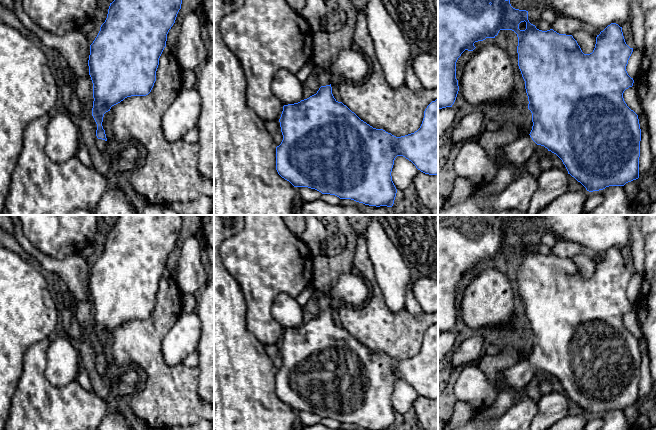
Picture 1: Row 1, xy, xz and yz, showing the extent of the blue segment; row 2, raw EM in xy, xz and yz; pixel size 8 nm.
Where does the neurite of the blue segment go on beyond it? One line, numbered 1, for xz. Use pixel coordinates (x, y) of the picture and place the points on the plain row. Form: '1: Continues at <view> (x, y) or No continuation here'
1: Continues at xz (351, 289)

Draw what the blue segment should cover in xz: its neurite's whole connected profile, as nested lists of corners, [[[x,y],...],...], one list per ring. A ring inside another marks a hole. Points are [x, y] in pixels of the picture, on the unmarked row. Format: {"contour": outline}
{"contour": [[[358,272],[342,274],[332,288],[321,294],[318,299],[321,311],[316,318],[298,327],[283,330],[279,343],[283,364],[276,371],[276,394],[294,411],[308,411],[322,418],[351,423],[369,430],[393,430],[397,413],[392,405],[391,396],[397,380],[405,381],[425,398],[438,399],[438,323],[432,325],[425,333],[422,348],[417,355],[396,361],[383,353],[373,352],[334,322],[331,307],[336,300],[345,305],[358,307],[365,303],[369,296],[370,288]]]}

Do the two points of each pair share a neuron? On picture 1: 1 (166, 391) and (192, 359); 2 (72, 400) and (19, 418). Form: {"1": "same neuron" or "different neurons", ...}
{"1": "different neurons", "2": "same neuron"}

